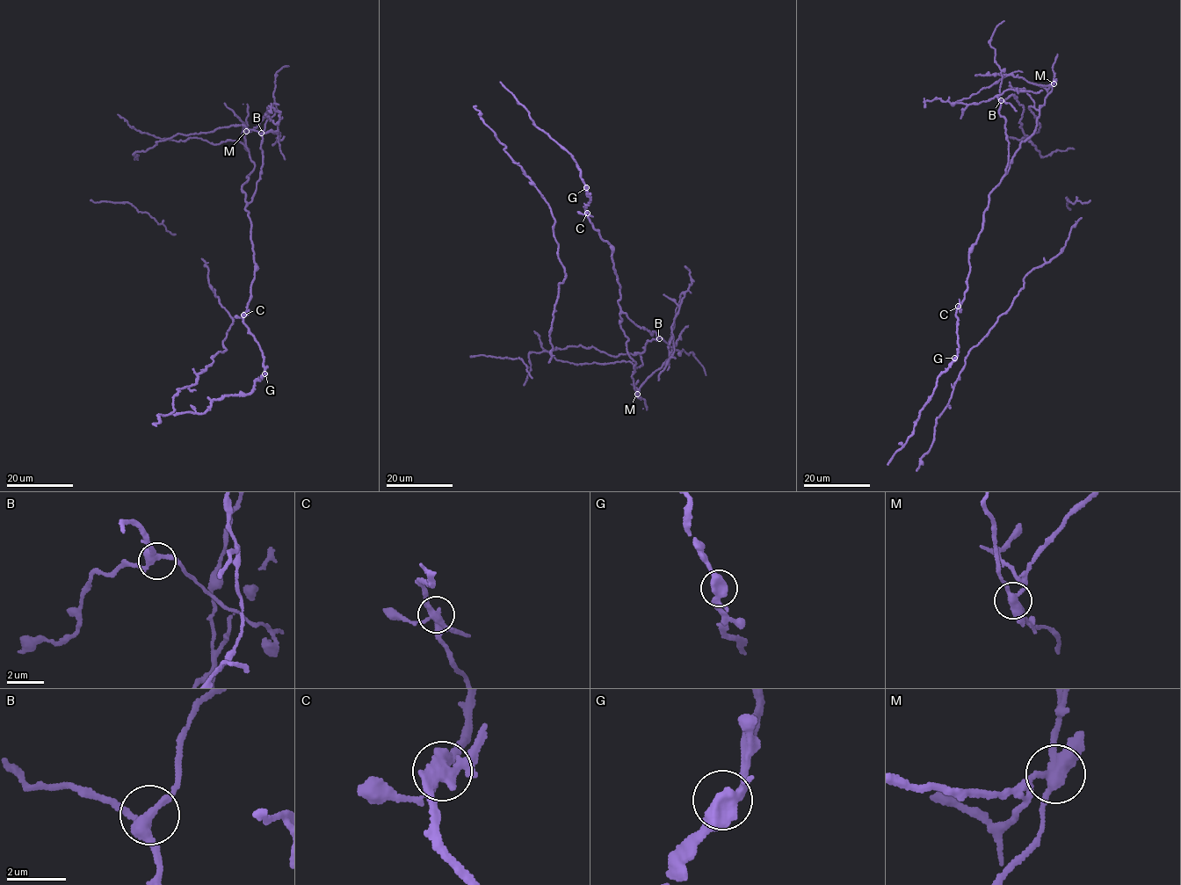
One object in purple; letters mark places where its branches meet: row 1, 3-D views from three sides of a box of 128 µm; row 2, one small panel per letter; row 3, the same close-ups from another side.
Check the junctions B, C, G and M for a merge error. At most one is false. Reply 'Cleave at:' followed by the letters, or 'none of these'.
Cleave at: M

